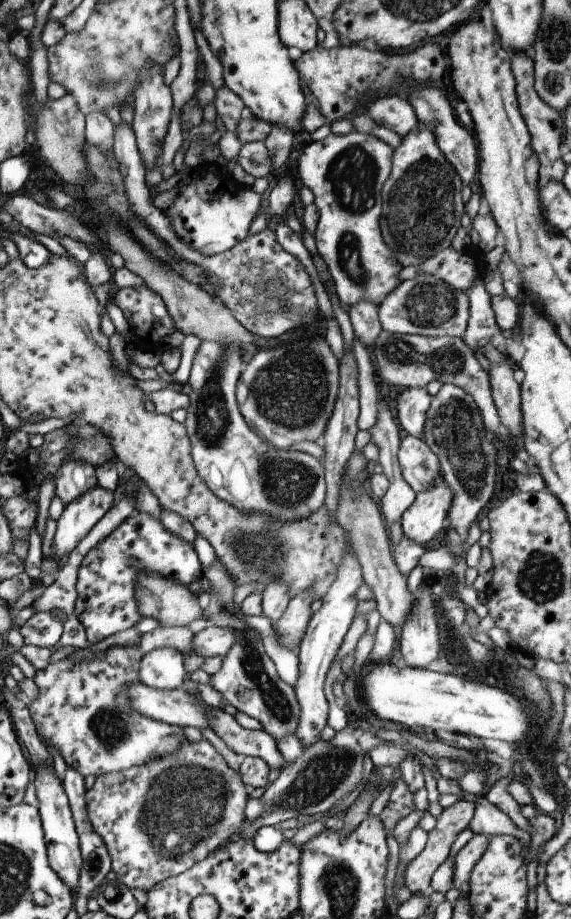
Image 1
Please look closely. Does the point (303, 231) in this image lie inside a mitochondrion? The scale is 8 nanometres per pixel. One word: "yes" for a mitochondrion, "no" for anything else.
no

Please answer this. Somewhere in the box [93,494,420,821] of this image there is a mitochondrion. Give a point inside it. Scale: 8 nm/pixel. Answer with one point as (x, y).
(258, 551)

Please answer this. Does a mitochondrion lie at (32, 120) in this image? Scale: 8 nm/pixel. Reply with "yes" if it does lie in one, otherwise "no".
no

